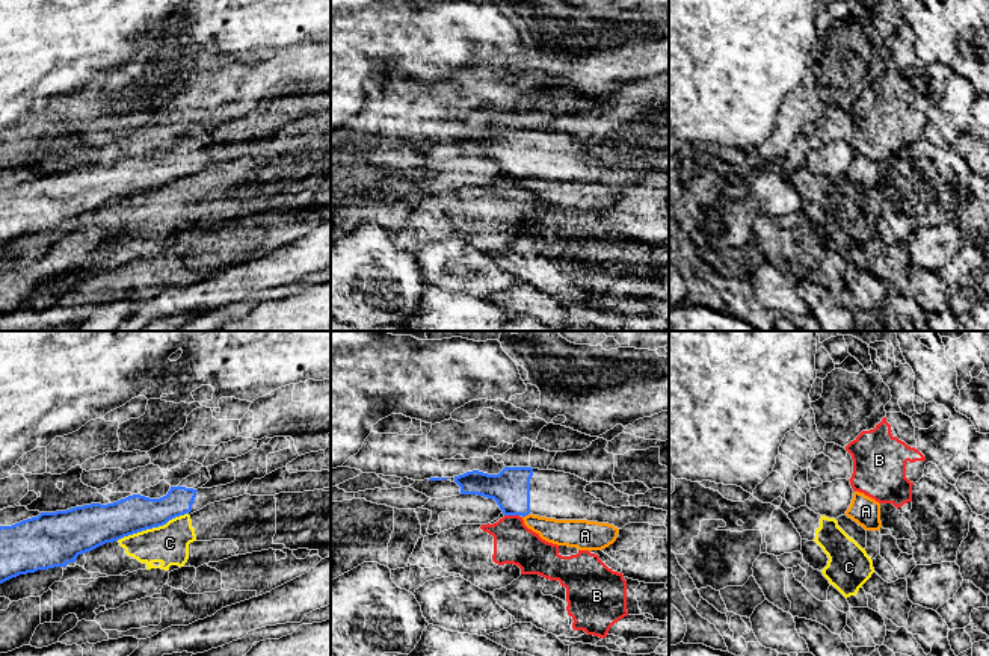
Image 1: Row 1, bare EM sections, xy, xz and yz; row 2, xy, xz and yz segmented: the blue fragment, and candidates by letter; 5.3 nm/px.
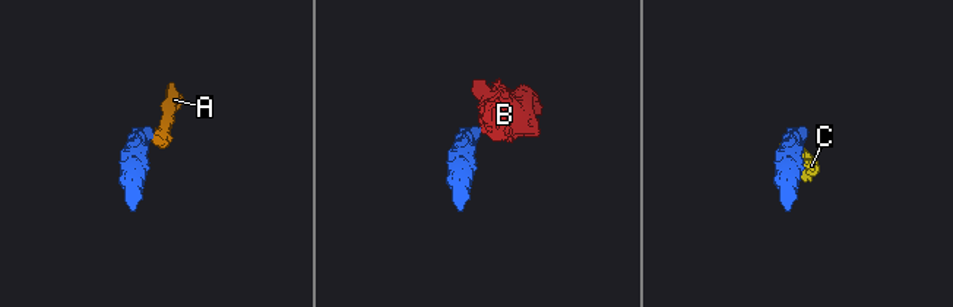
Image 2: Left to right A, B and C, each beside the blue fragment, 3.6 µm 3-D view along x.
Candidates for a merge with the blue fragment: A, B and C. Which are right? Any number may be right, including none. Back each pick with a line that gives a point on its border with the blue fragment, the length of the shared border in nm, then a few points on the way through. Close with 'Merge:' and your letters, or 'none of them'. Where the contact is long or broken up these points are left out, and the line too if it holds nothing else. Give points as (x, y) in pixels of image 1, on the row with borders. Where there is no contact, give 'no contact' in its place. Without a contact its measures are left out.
Merge: none of them

